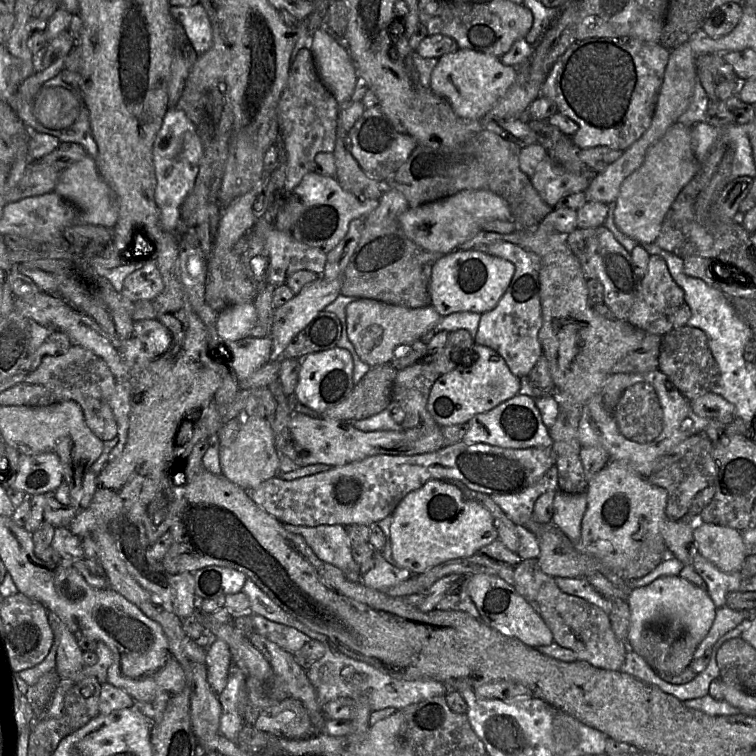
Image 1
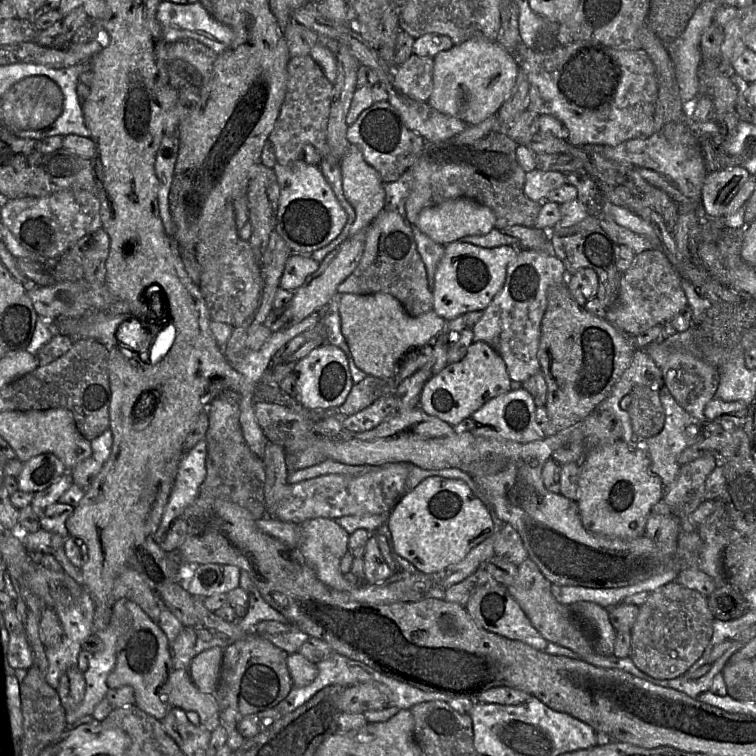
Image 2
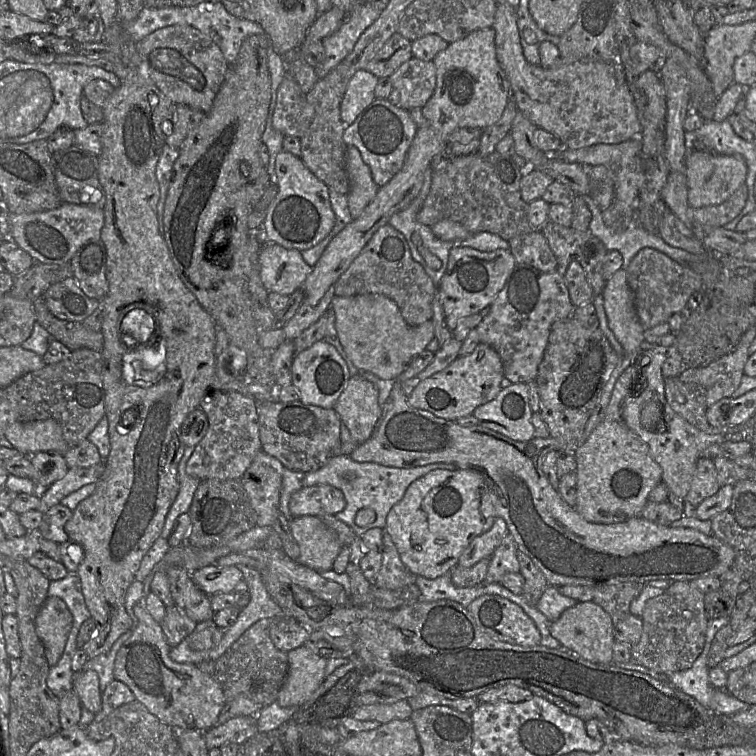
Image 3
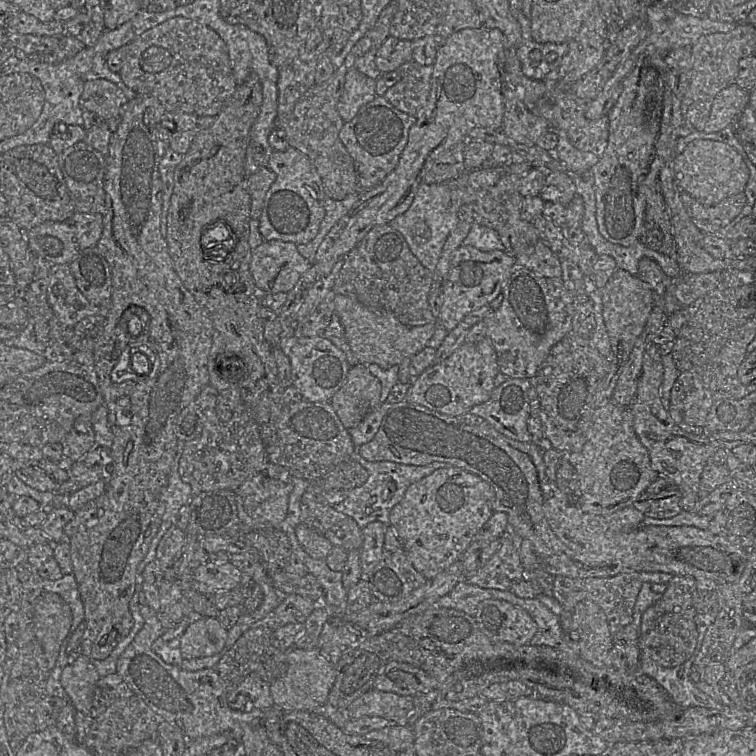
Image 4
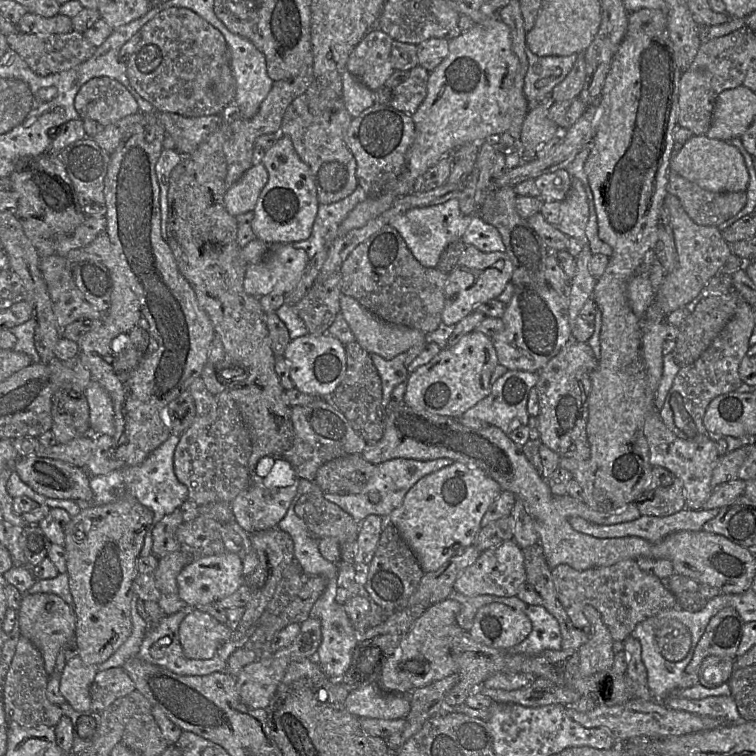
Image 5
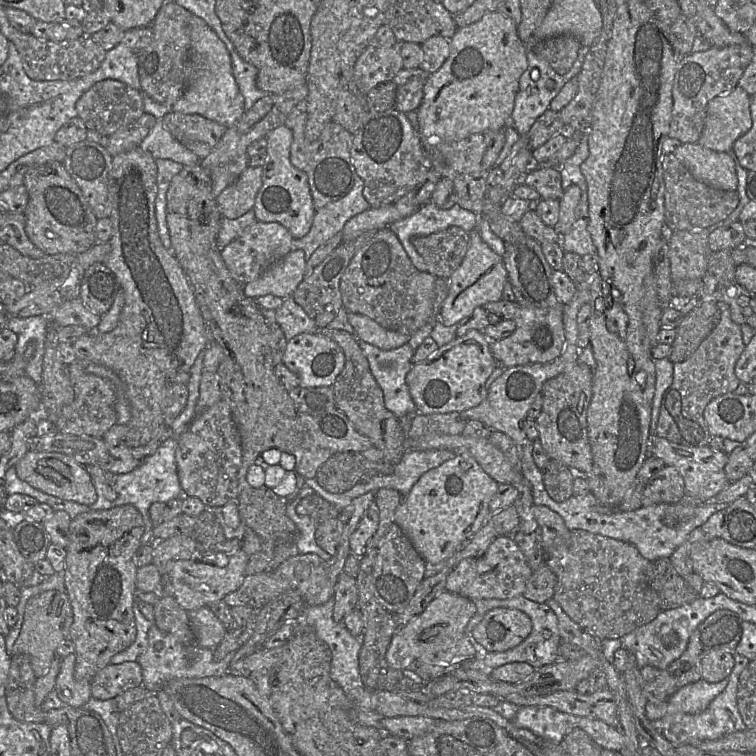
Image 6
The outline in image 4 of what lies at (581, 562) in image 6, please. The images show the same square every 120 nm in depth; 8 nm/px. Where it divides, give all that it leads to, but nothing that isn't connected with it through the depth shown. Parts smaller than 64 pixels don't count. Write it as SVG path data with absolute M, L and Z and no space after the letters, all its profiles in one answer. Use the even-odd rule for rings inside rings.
M625 572L611 577L571 578L567 576L554 576L552 594L564 611L572 612L575 606L589 600L596 603L605 613L610 632L614 635L623 627L632 623L632 615L636 599L641 590L643 581L639 572Z

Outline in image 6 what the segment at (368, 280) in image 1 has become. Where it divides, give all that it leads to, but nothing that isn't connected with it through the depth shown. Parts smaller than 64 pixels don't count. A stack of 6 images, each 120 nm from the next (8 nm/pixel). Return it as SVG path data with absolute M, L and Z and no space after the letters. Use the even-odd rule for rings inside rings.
M385 227L355 253L340 280L340 293L346 311L365 315L385 329L412 335L429 321L436 321L436 280L414 267L398 237Z

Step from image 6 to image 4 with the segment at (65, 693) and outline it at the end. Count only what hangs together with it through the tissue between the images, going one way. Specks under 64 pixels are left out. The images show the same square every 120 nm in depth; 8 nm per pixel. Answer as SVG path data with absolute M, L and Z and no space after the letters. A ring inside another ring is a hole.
M80 655L64 667L60 682L75 710L90 714L94 689L99 678L100 675L92 660L84 655Z

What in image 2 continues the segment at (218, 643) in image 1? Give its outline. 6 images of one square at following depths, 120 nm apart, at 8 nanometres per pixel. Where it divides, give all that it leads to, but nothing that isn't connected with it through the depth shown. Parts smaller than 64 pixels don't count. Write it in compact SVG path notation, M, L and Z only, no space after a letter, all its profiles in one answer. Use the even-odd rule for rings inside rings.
M213 647L196 655L190 664L189 674L203 693L215 694L221 671L224 649Z

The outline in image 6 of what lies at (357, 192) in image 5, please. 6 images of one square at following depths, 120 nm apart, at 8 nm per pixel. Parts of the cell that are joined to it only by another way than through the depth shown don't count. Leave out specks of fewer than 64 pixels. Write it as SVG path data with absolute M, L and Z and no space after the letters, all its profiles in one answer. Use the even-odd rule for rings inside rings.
M357 175L354 180L353 187L345 196L326 204L324 207L316 211L309 232L302 238L293 239L291 244L291 251L302 250L305 253L306 261L308 261L313 252L337 233L340 233L344 225L352 217L368 210L370 205L363 196L363 188L364 181Z

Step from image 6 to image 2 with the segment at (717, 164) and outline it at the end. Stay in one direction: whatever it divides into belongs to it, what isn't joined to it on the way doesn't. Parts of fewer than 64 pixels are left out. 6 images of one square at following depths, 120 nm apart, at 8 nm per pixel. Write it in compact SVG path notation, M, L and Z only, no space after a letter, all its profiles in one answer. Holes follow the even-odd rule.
M741 166L708 172L700 196L703 214L723 219L725 208L749 178L749 172Z

